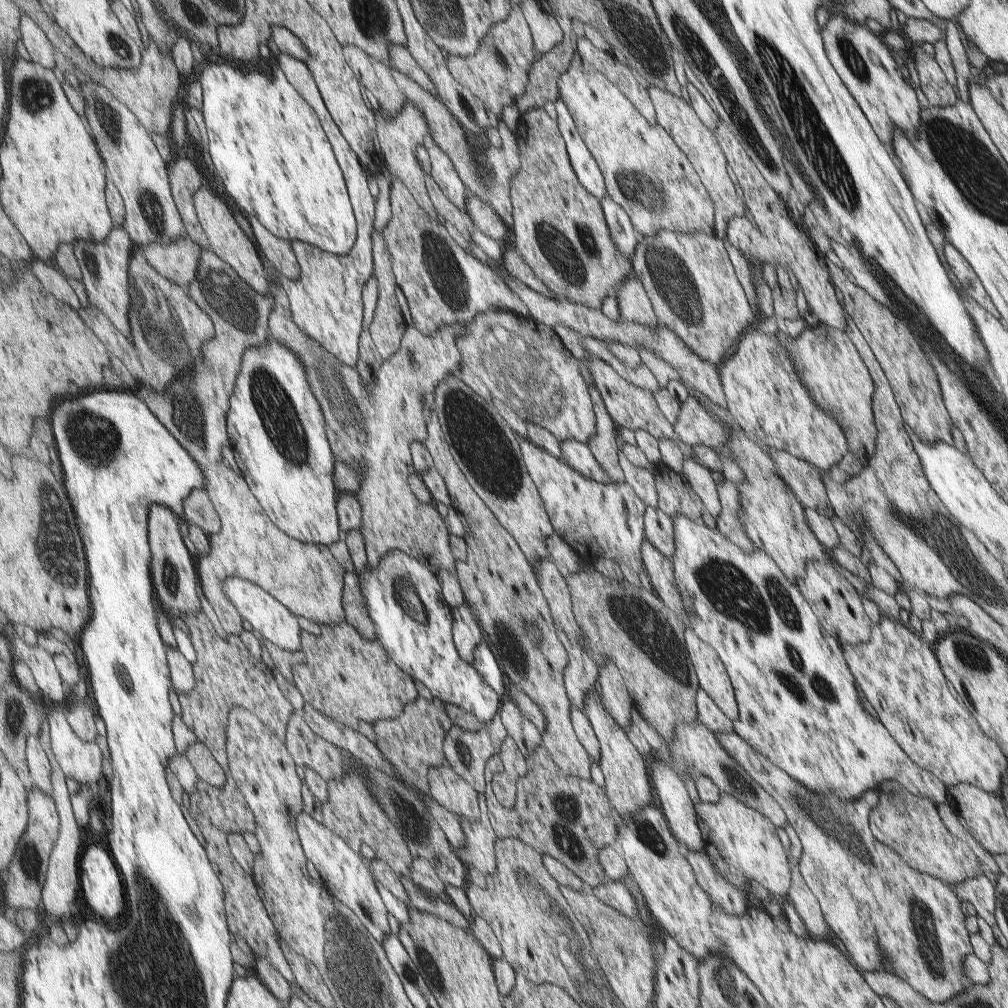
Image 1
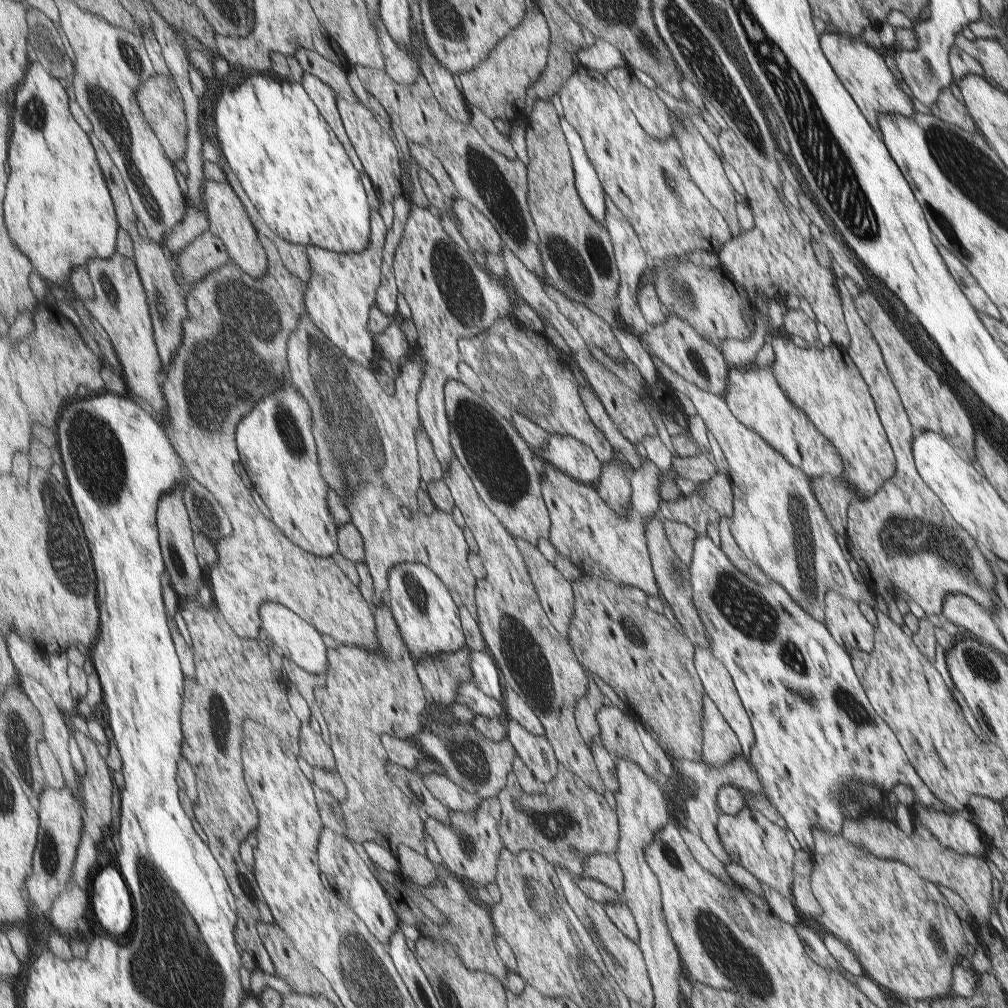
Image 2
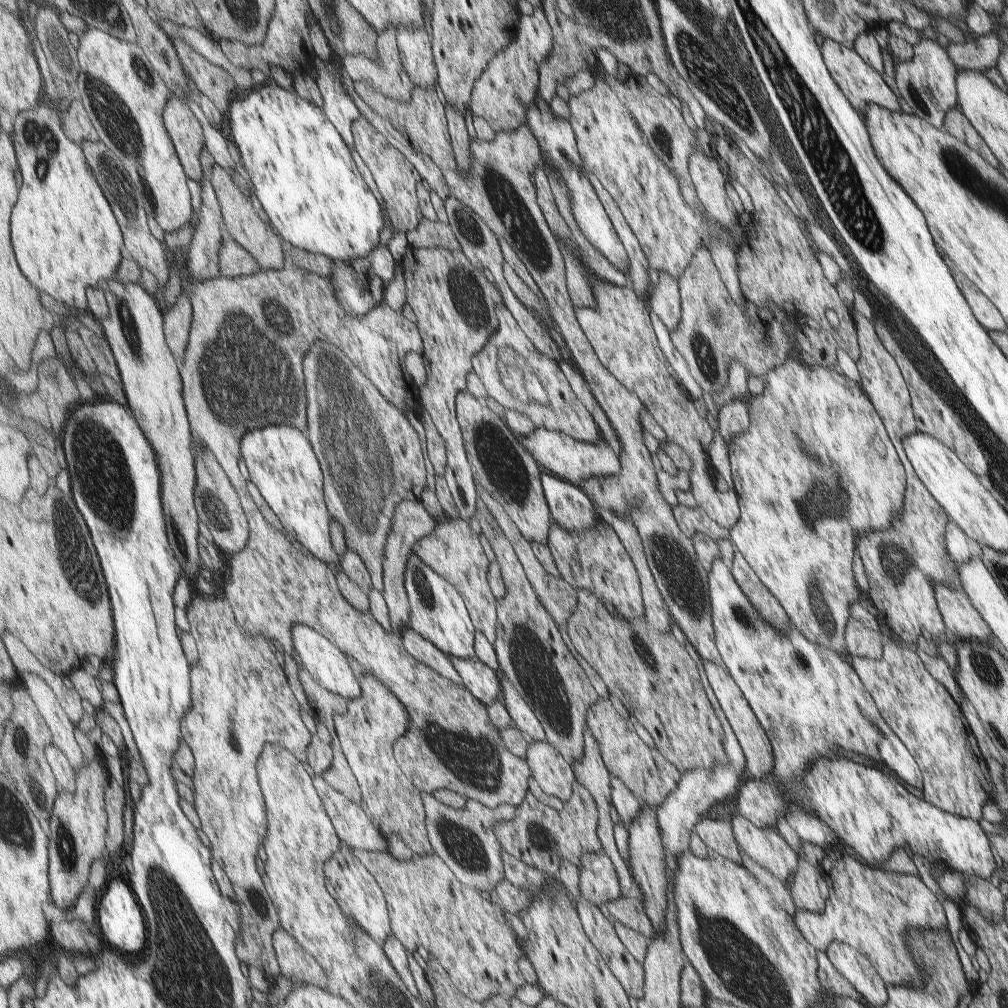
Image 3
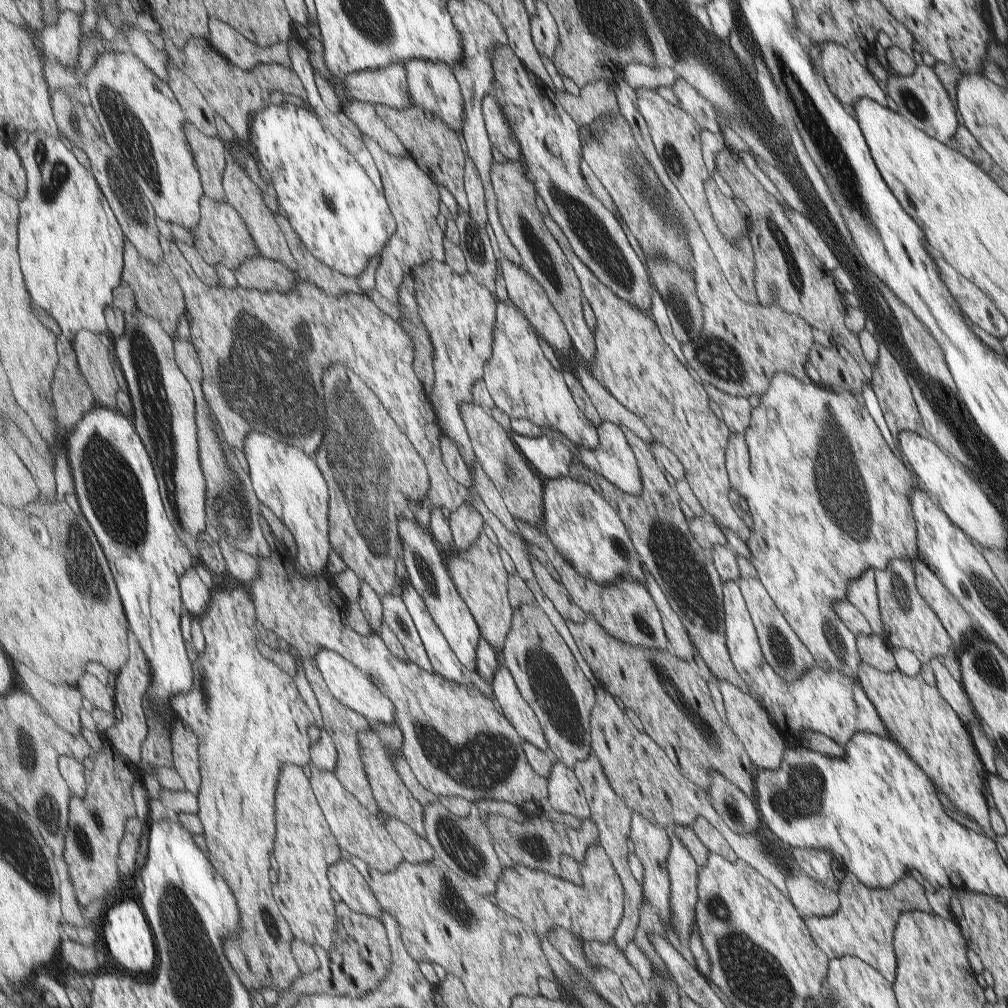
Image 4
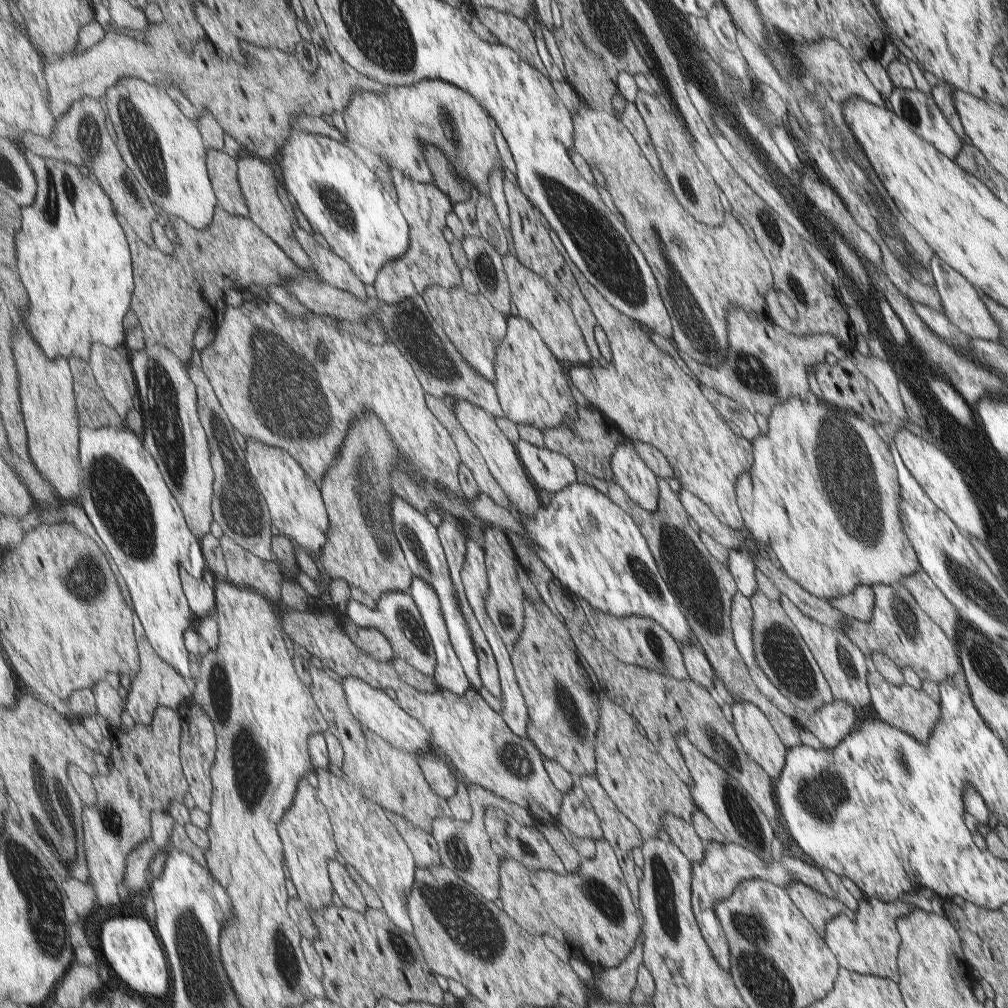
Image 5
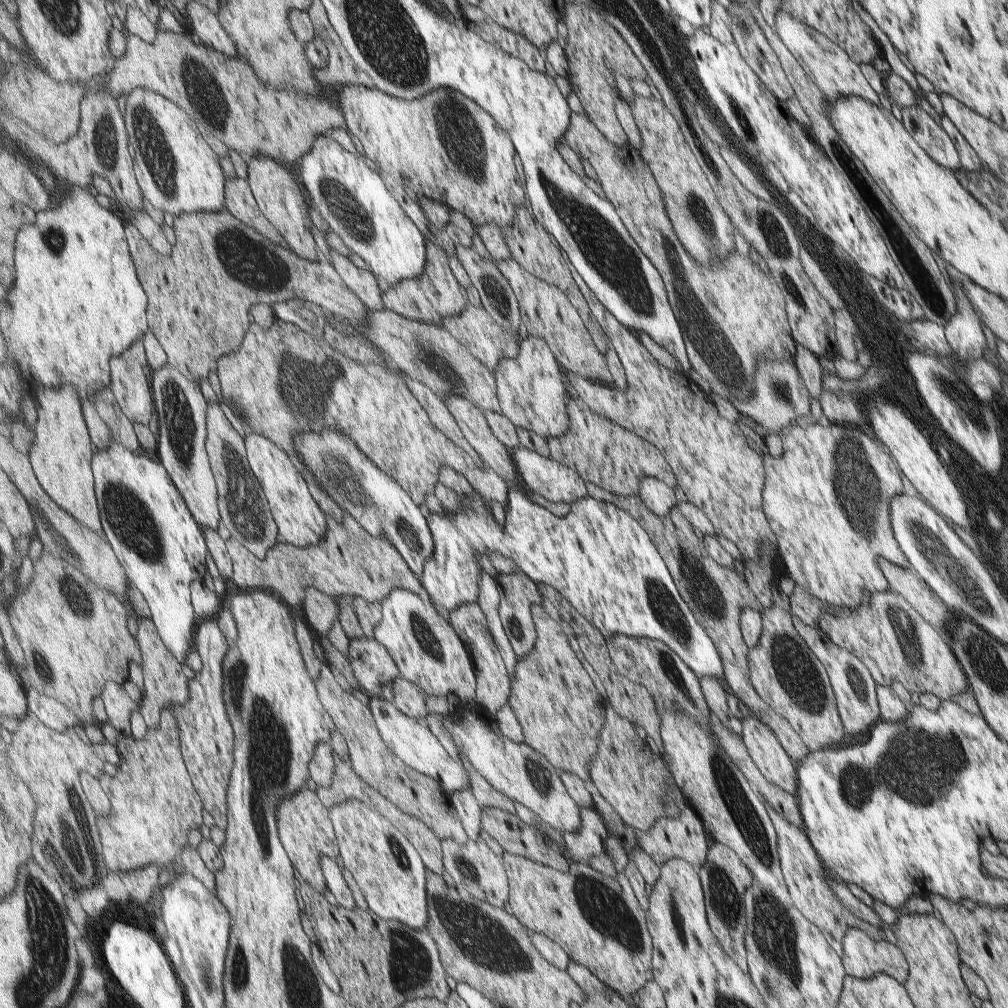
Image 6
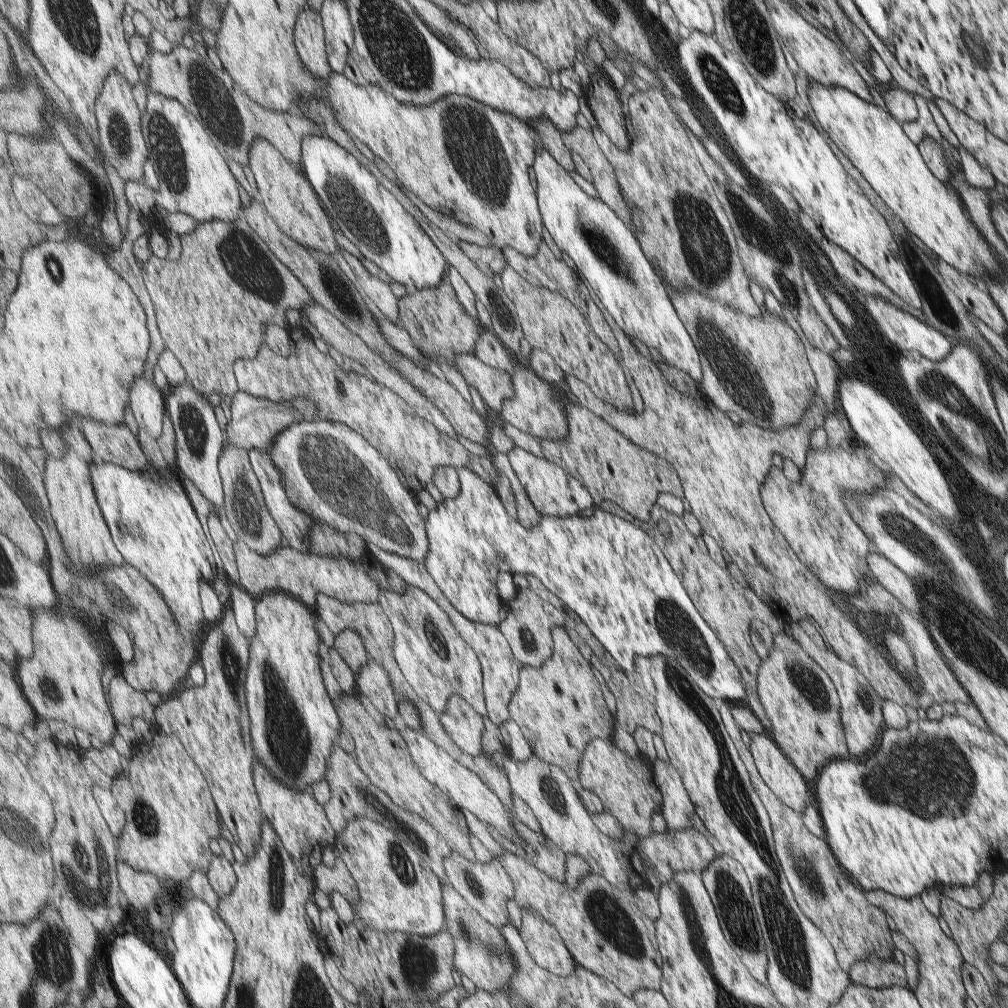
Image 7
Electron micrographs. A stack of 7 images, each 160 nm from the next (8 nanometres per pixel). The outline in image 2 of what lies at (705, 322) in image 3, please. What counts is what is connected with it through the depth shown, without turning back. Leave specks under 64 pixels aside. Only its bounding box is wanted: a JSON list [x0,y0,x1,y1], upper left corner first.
[638,312,729,398]

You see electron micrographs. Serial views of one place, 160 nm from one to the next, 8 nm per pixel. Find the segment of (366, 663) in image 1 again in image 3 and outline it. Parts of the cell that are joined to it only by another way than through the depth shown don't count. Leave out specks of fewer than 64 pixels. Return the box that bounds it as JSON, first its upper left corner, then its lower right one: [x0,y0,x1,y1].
[334,500,438,855]

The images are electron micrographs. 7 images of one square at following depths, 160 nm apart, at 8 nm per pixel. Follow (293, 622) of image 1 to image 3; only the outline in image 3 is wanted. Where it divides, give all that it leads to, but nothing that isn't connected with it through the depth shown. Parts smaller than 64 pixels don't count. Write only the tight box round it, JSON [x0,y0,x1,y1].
[292,623,363,700]

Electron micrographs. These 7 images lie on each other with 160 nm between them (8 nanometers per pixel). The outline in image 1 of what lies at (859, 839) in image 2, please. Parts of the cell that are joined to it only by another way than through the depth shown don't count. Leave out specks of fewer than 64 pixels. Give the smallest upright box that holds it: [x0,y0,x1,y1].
[868,780,984,884]

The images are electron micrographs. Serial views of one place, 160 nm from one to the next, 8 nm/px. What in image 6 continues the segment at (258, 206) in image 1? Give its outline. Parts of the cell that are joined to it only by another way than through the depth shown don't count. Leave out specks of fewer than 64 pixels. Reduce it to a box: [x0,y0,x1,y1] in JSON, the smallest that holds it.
[300,134,428,291]

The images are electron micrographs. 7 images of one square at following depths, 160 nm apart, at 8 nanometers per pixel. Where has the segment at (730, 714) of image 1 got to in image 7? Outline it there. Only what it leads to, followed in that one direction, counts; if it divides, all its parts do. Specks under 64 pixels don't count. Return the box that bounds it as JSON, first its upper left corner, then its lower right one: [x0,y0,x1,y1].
[749,734,812,814]

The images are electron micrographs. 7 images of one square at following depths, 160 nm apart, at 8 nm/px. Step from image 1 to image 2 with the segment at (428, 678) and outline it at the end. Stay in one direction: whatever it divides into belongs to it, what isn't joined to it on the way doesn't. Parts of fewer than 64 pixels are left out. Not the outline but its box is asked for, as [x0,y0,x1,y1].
[386,562,507,720]

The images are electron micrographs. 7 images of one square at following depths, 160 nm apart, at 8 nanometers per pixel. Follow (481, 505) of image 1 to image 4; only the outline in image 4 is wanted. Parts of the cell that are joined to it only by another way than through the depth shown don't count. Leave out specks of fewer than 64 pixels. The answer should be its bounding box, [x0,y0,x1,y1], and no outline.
[500,604,597,768]

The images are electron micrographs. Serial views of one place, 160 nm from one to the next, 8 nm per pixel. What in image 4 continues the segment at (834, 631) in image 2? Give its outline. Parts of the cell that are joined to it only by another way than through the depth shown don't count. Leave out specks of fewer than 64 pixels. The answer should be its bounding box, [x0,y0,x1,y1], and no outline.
[856,635,896,673]

